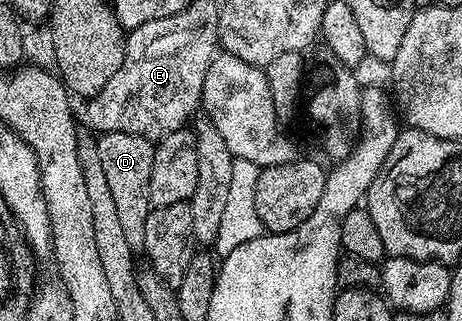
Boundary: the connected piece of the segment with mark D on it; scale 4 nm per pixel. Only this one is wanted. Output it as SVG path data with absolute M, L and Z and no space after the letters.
M103 132L97 136L97 149L107 177L107 186L111 186L111 194L127 242L135 250L144 249L143 230L147 226L147 218L151 211L149 187L151 166L155 162L154 141L143 138L139 134Z

